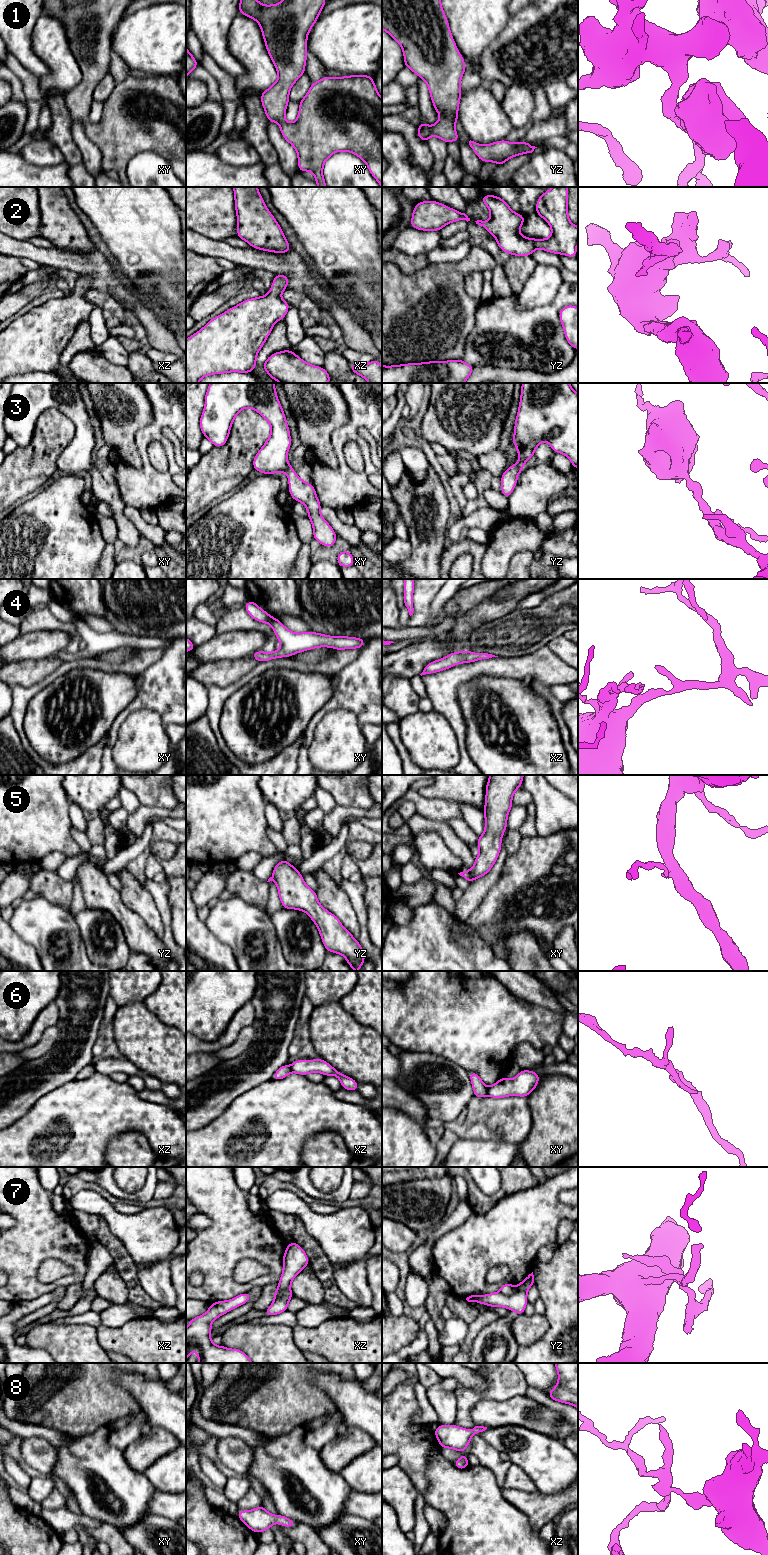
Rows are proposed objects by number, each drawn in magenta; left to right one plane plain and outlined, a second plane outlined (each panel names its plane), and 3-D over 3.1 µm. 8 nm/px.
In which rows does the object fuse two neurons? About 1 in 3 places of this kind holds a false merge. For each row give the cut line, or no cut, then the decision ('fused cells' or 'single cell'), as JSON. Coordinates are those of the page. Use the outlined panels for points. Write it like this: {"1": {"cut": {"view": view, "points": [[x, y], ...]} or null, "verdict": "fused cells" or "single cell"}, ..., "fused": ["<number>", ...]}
{"1": {"cut": null, "verdict": "single cell"}, "2": {"cut": null, "verdict": "single cell"}, "3": {"cut": null, "verdict": "single cell"}, "4": {"cut": null, "verdict": "single cell"}, "5": {"cut": {"view": "xy", "points": [[468, 871], [472, 880]]}, "verdict": "fused cells"}, "6": {"cut": {"view": "xy", "points": [[486, 1088], [488, 1094]]}, "verdict": "fused cells"}, "7": {"cut": {"view": "yz", "points": [[516, 1287], [508, 1295], [504, 1295], [500, 1291]]}, "verdict": "fused cells"}, "8": {"cut": null, "verdict": "single cell"}, "fused": ["5", "6", "7"]}

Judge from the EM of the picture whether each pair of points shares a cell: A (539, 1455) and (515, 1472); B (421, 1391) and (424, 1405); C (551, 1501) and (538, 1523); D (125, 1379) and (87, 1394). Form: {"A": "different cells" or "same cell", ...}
{"A": "different cells", "B": "same cell", "C": "same cell", "D": "different cells"}

